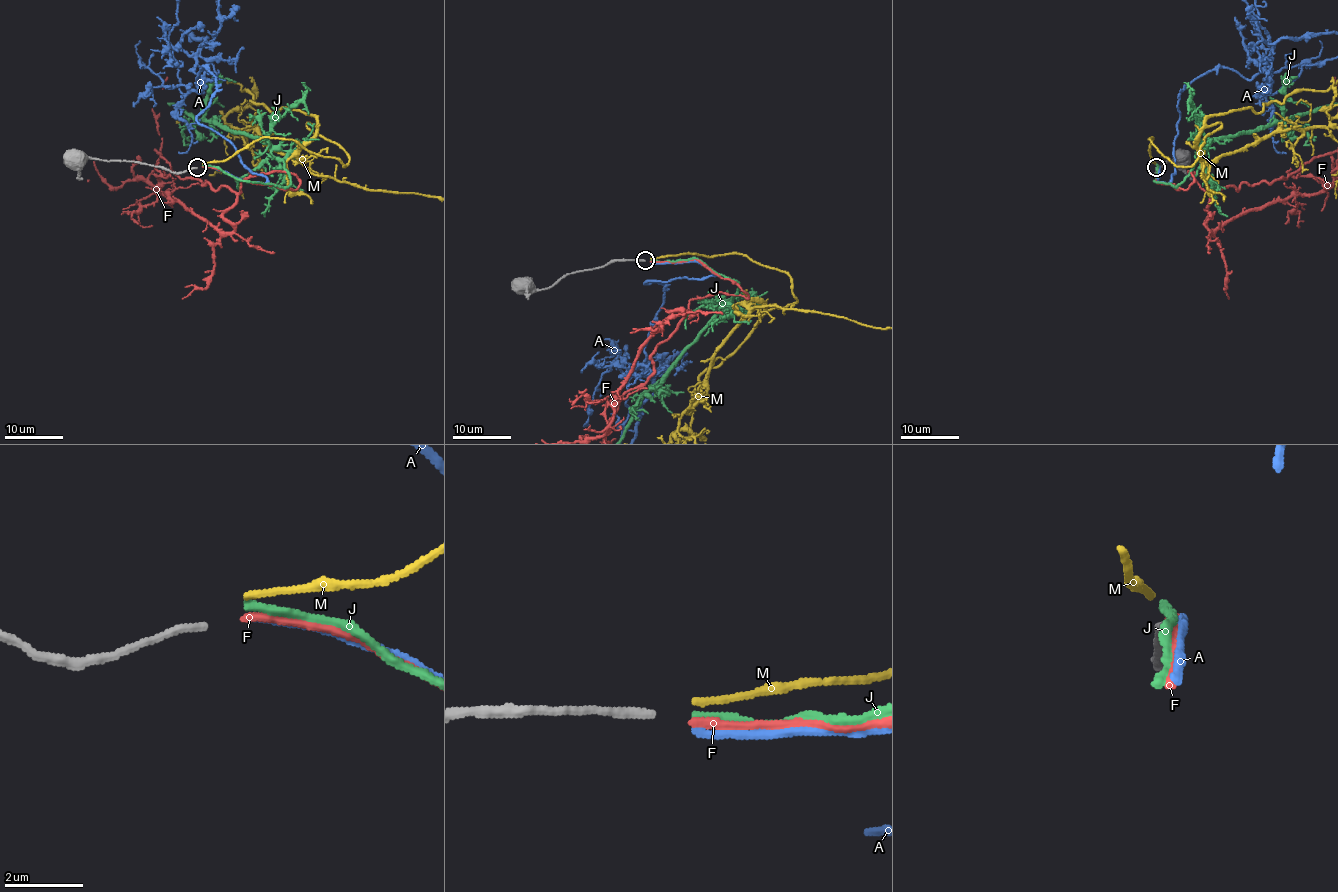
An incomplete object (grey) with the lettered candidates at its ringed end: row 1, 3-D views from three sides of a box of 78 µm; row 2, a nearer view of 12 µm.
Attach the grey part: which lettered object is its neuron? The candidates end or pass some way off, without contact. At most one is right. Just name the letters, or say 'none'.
F

